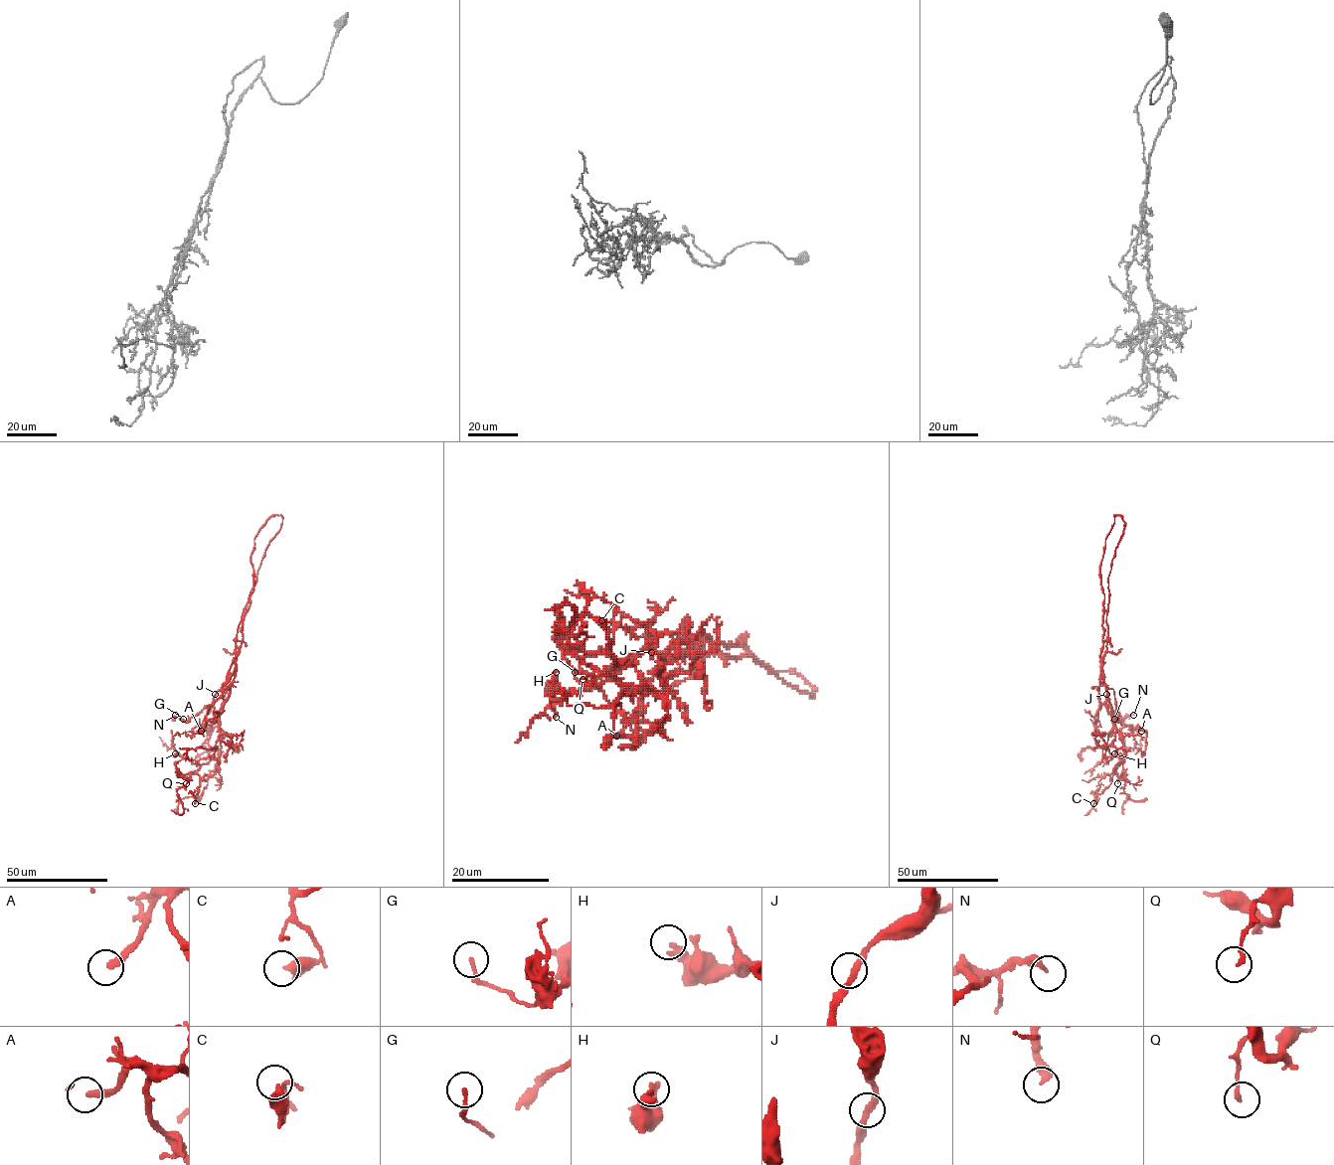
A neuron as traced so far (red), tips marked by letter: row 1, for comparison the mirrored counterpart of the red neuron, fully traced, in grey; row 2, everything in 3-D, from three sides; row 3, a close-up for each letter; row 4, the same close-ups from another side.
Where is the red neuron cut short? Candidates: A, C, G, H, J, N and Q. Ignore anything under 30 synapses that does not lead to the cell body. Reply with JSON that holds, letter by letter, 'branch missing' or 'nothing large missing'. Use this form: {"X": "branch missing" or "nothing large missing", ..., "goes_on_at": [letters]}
{"A": "branch missing", "C": "nothing large missing", "G": "nothing large missing", "H": "nothing large missing", "J": "nothing large missing", "N": "nothing large missing", "Q": "nothing large missing", "goes_on_at": ["A"]}

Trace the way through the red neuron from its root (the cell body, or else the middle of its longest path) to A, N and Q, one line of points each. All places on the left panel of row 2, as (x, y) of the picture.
A: (231, 684), (220, 717), (201, 731)
N: (231, 684), (213, 705), (207, 705), (186, 721), (175, 715)
Q: (231, 684), (220, 716), (220, 754), (203, 763), (186, 783)

